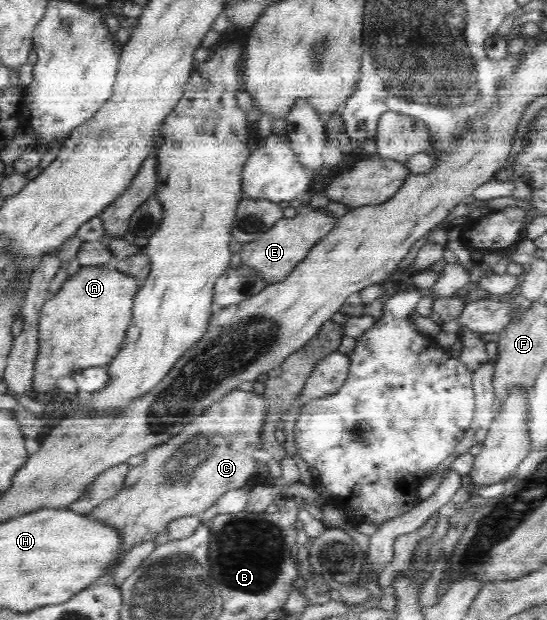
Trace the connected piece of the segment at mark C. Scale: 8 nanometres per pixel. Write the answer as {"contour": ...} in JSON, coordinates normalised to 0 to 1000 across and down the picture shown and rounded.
{"contour":[[[439,626],[420,631],[336,689],[329,700],[303,711],[303,716],[269,724],[267,740],[256,750],[239,753],[227,785],[221,785],[210,800],[163,824],[165,831],[176,831],[176,837],[190,837],[190,844],[212,844],[212,850],[227,856],[229,894],[245,879],[282,873],[293,861],[307,860],[305,847],[318,835],[362,831],[384,823],[413,792],[442,785],[463,769],[470,744],[461,737],[461,731],[472,727],[481,715],[479,697],[488,681],[490,647],[486,637],[468,637],[461,631],[450,634]]]}

